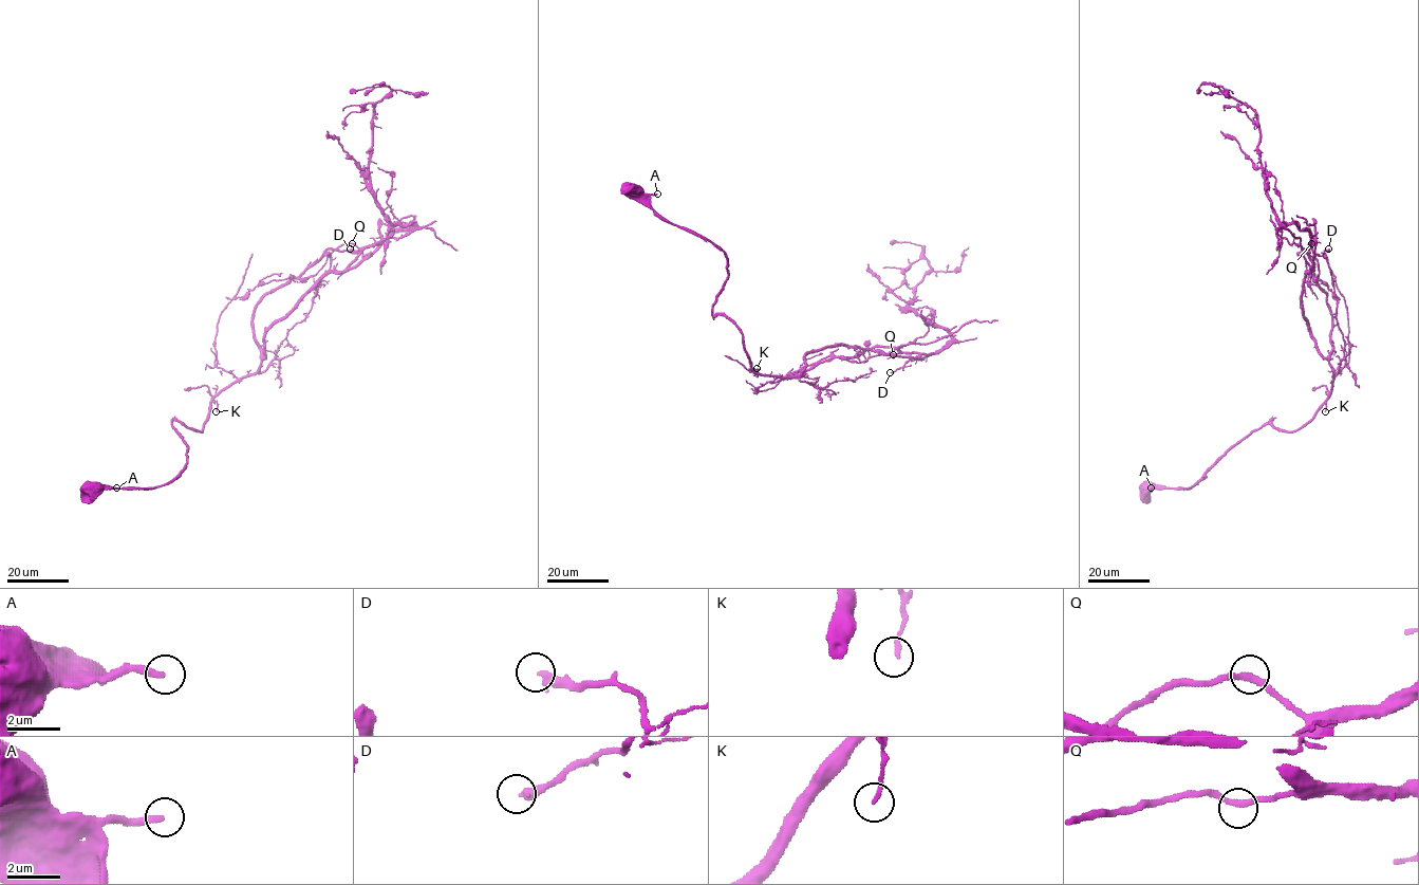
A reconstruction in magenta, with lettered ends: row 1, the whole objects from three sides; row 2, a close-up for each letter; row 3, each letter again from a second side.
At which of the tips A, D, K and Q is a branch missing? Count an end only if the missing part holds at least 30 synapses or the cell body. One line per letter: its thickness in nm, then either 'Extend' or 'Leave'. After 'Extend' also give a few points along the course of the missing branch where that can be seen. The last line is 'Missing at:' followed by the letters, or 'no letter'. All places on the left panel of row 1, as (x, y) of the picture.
A: Thickness 280 nm. Leave
D: Thickness 340 nm. Leave
K: Thickness 150 nm. Leave
Q: Thickness 220 nm. Leave
Missing at: no letter

